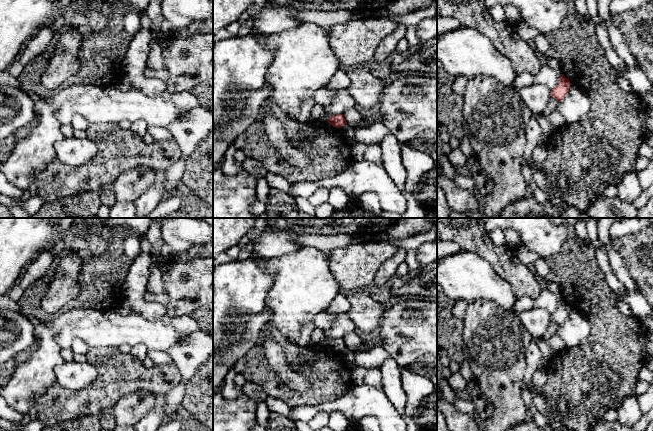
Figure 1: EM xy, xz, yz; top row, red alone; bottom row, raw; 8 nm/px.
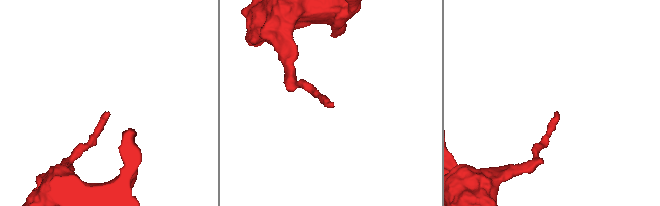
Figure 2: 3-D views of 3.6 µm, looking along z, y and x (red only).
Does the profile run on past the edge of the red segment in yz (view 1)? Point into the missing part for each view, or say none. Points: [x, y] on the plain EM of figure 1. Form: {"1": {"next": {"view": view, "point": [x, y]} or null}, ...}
{"1": {"next": null}}

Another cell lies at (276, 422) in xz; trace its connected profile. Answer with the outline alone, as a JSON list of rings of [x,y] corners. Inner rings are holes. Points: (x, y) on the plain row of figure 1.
[[[271,412],[266,431],[298,431],[295,424],[287,417]]]

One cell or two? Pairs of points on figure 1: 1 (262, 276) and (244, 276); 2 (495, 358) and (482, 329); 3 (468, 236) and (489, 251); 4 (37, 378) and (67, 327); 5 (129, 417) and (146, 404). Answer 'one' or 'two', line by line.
1: one
2: one
3: one
4: two
5: one

